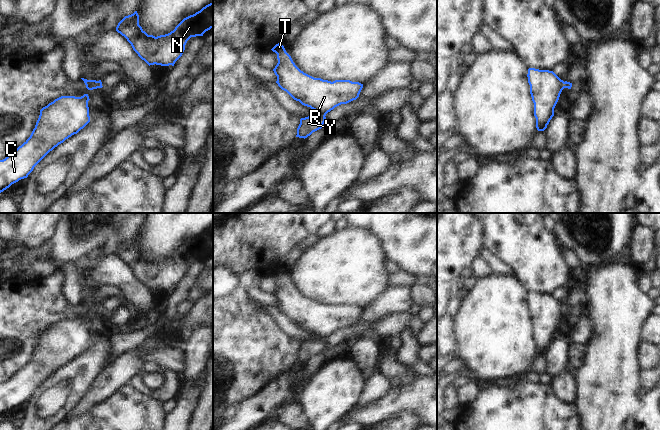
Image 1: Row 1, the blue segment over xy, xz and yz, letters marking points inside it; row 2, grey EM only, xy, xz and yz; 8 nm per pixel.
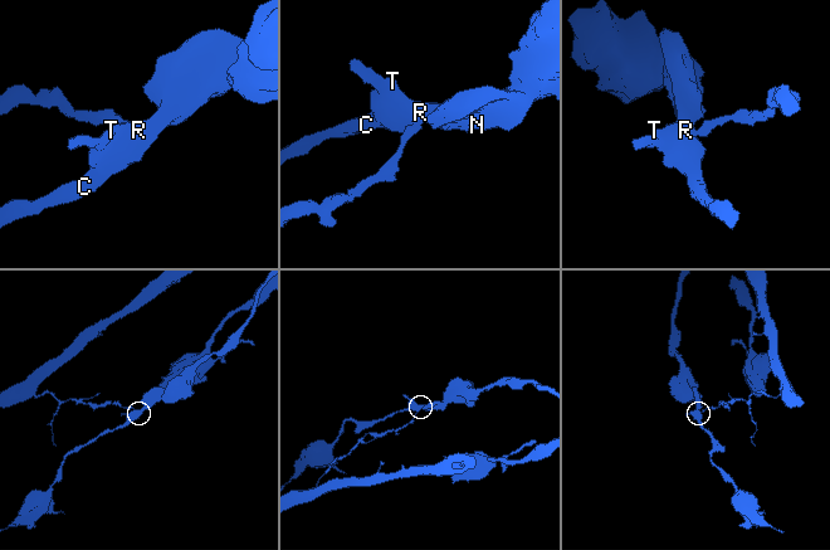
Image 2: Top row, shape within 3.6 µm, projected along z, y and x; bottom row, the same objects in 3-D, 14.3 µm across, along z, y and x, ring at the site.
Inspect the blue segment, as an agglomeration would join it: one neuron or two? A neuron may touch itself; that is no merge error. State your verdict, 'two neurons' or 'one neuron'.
two neurons

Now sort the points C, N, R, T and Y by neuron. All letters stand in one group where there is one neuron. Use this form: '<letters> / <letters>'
C N R T / Y

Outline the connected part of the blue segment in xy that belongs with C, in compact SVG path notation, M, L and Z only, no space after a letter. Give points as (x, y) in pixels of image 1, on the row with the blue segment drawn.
M88 94L61 96L40 110L30 137L0 160L0 193L27 178L50 151L90 122L89 100Z

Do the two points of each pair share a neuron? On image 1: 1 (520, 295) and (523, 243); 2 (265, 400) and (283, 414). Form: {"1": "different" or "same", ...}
{"1": "different", "2": "different"}

